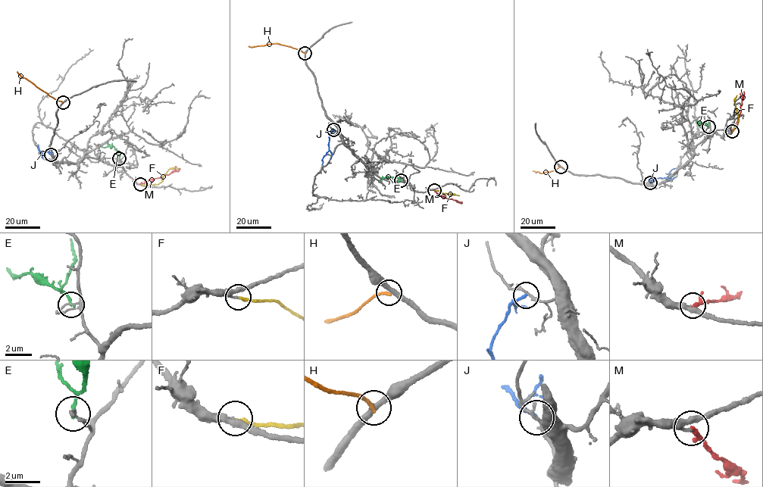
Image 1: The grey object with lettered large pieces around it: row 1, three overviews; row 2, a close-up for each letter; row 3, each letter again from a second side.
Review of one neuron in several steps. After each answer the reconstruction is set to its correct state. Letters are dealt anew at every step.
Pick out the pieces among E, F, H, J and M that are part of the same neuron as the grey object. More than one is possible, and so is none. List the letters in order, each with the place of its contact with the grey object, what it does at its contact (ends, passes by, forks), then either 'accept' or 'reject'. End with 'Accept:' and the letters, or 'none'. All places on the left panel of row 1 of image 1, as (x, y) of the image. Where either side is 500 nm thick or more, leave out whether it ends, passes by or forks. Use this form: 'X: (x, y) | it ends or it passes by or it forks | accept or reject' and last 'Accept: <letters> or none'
E: (119, 158) | it ends | reject
F: (140, 184) | it ends | accept
H: (63, 102) | it ends | reject
J: (51, 154) | it ends | reject
M: (140, 184) | it passes by | reject
Accept: F

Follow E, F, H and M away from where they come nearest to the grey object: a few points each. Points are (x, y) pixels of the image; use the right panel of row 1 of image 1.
E: (708, 126), (698, 122), (700, 127)
F: (732, 132), (739, 120), (734, 101), (736, 95)
H: (560, 167), (541, 173), (533, 170)
M: (732, 131), (740, 114), (743, 92)

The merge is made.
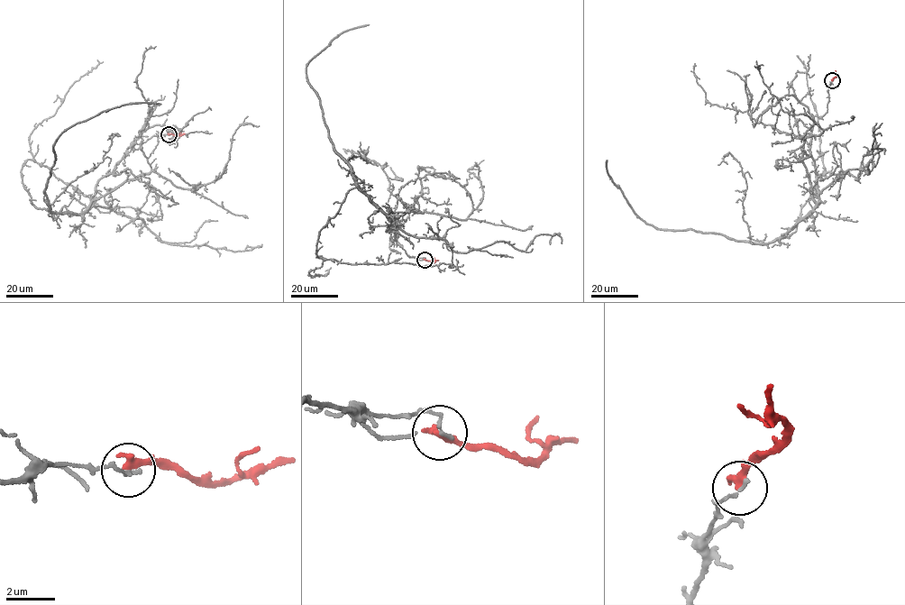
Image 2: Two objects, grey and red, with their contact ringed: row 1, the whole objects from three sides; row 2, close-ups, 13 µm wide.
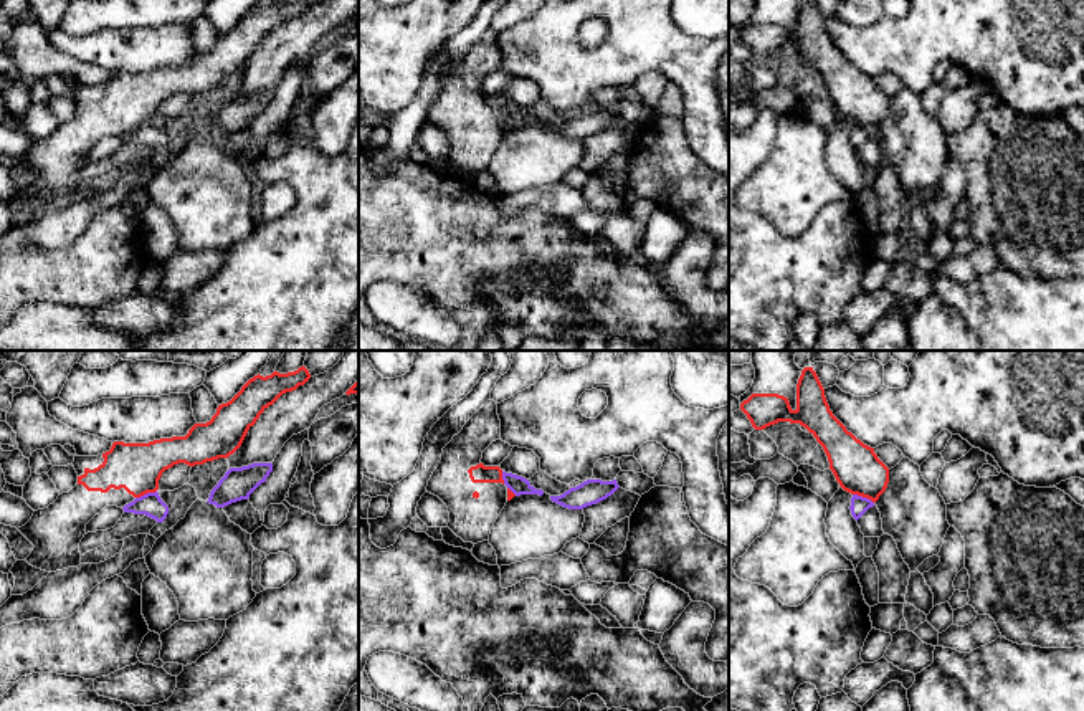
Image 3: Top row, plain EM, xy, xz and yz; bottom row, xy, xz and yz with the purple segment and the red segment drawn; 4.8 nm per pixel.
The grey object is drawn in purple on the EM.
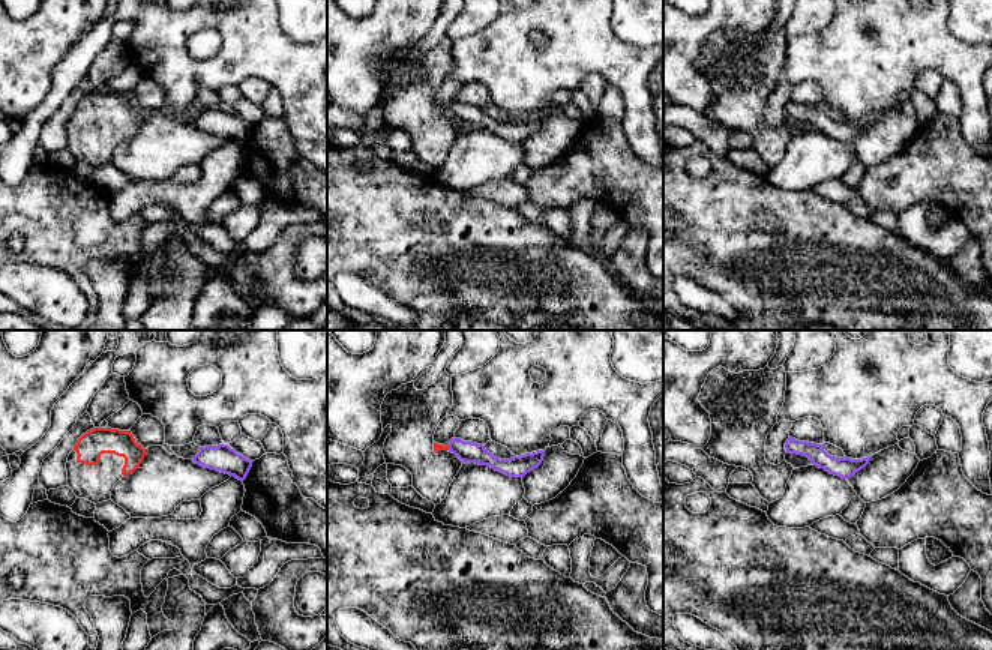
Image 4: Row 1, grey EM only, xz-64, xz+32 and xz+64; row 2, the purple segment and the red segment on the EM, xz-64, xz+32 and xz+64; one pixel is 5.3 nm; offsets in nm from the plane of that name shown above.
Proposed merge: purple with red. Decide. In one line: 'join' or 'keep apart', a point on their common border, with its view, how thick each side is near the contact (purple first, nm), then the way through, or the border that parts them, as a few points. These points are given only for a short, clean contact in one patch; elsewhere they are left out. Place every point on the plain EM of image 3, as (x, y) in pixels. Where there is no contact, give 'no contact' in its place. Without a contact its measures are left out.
keep apart; contact xy (146, 124); calibres 120 and 240 nm; border xy (156, 119), (136, 128)

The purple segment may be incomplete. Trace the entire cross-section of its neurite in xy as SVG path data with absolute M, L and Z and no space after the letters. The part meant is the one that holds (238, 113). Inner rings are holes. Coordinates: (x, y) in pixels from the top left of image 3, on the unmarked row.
M253 93L241 98L230 98L212 119L207 132L225 137L231 132L248 129L250 124L266 111L273 93Z

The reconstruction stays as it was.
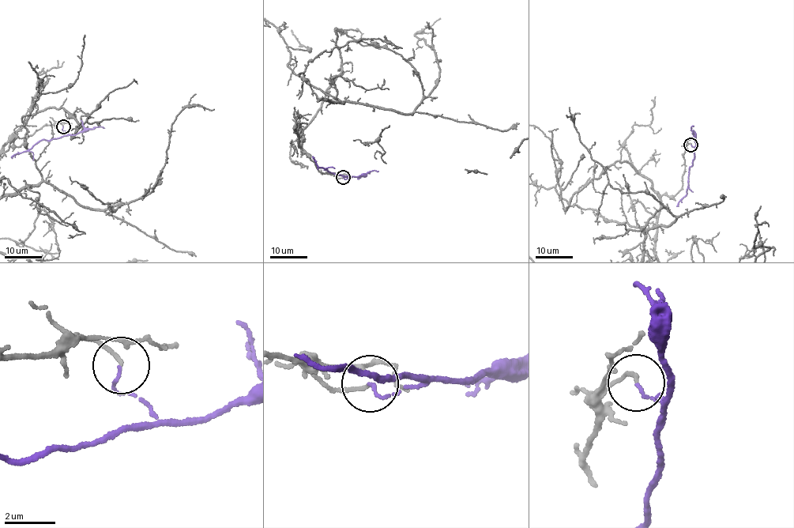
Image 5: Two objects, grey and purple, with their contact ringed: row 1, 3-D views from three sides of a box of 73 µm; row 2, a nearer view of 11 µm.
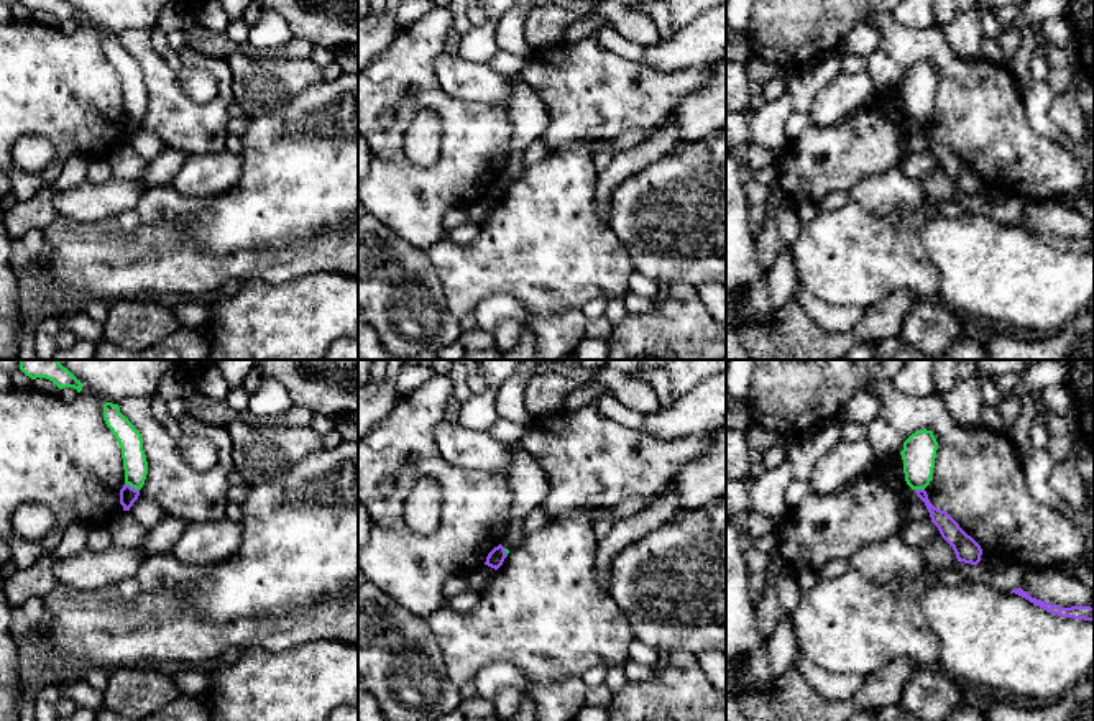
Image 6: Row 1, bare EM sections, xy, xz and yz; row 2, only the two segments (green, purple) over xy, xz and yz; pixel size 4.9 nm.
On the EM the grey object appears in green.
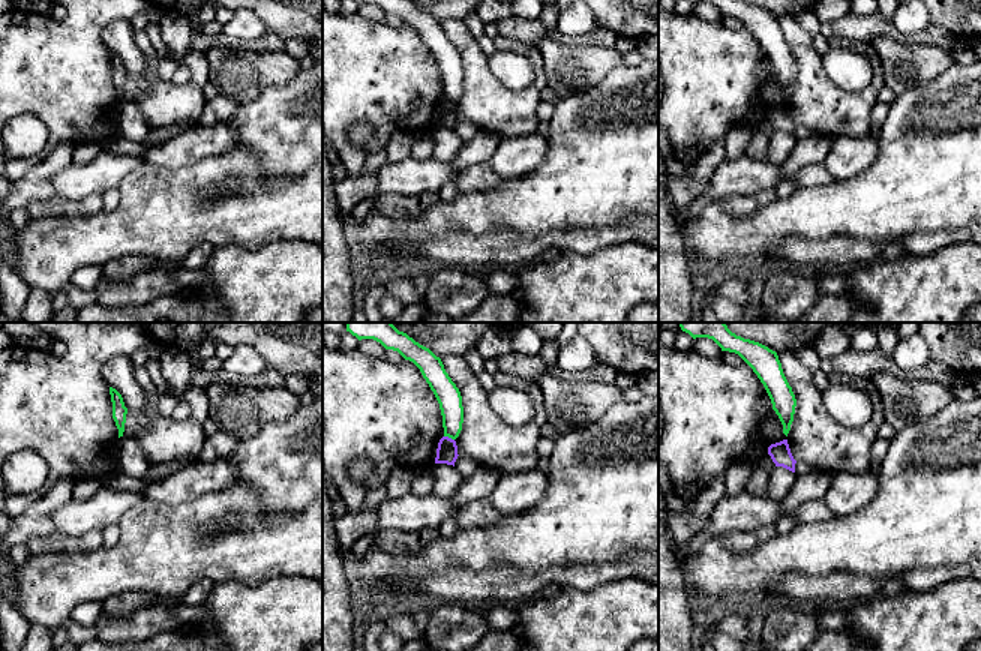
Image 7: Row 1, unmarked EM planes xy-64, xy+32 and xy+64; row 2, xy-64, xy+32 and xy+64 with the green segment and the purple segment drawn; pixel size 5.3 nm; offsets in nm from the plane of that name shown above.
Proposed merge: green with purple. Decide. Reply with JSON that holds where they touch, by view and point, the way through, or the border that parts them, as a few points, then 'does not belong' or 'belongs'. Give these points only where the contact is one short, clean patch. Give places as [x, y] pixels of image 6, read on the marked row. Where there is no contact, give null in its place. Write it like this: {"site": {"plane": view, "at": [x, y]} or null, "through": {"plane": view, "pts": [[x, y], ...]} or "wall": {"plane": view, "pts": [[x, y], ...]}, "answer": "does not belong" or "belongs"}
{"site": {"plane": "xy", "at": [132, 486]}, "wall": {"plane": "xy", "pts": [[125, 483], [138, 491]]}, "answer": "does not belong"}

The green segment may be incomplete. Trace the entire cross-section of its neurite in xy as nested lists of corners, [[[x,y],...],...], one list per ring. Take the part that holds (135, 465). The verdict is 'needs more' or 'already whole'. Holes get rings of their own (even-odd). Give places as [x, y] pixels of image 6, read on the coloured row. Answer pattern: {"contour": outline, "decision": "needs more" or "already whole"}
{"contour": [[[103,404],[103,420],[122,448],[125,484],[140,491],[148,475],[148,462],[143,450],[141,434],[120,412],[118,404]]], "decision": "already whole"}

